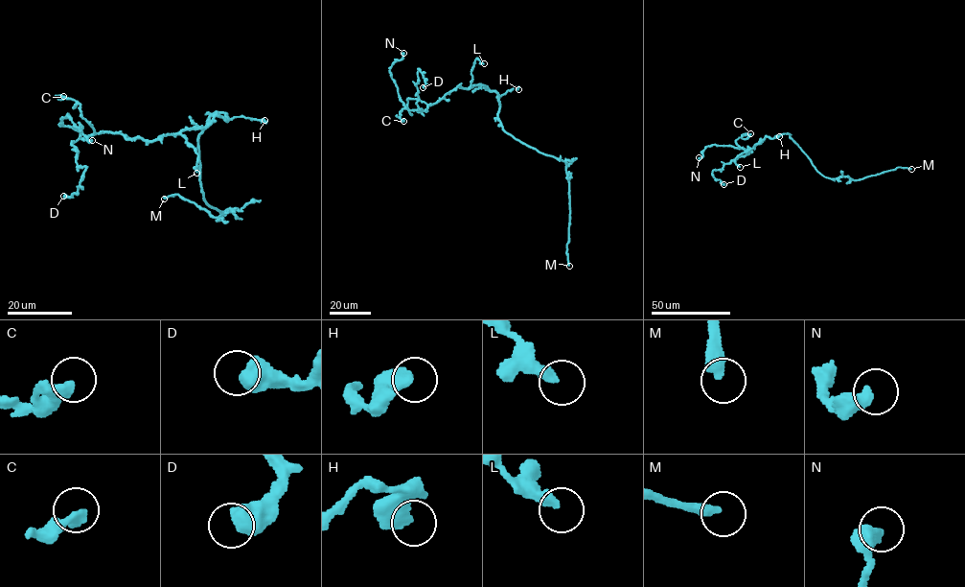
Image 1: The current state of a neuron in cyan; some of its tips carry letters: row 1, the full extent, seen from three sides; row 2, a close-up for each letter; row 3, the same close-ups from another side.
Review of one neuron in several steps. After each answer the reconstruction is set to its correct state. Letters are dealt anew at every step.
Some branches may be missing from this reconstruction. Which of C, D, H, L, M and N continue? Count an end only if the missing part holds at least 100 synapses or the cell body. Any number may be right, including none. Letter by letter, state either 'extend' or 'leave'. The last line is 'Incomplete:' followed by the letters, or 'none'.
C: leave
D: leave
H: leave
L: leave
M: extend
N: leave
Incomplete: M

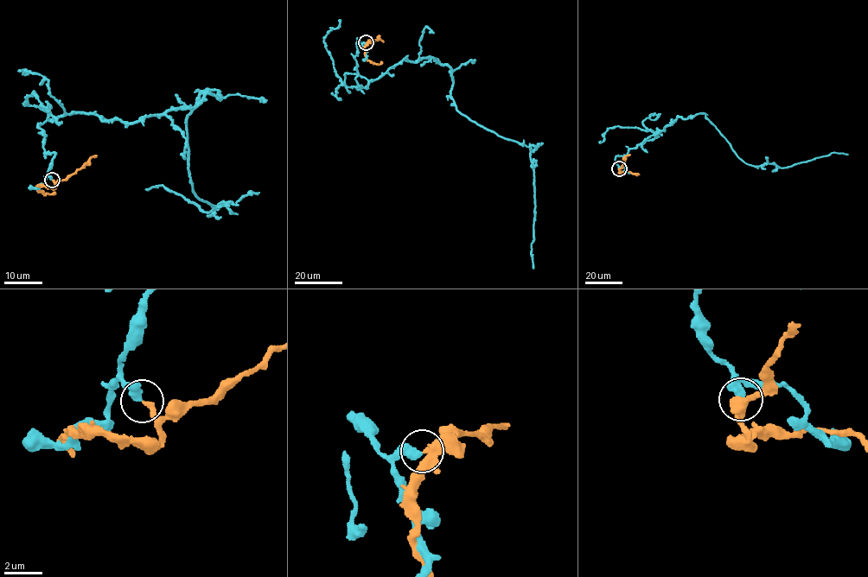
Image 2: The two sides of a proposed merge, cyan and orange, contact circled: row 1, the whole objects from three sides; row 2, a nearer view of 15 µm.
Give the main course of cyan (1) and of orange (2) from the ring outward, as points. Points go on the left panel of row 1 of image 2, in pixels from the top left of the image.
1: (52, 179), (40, 124), (136, 122), (218, 90), (186, 123), (188, 167), (196, 195), (226, 206), (146, 190)
2: (52, 179), (55, 186), (52, 187), (36, 186), (39, 190), (49, 194), (55, 192)

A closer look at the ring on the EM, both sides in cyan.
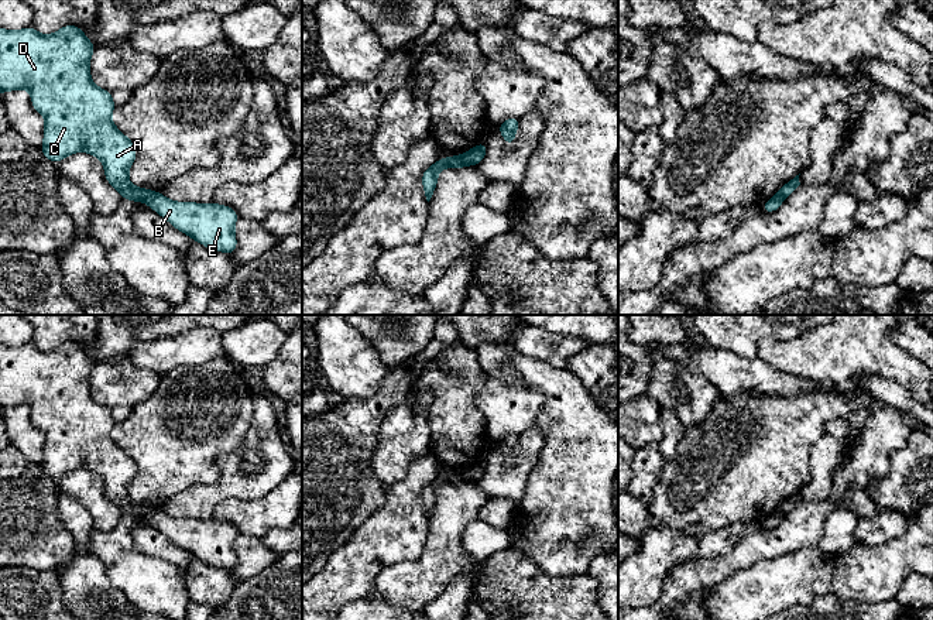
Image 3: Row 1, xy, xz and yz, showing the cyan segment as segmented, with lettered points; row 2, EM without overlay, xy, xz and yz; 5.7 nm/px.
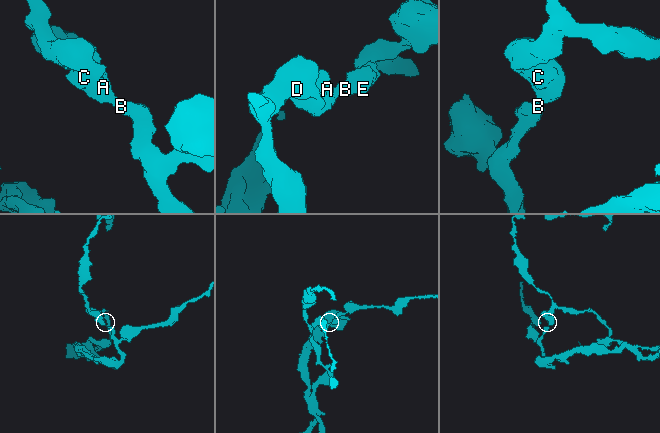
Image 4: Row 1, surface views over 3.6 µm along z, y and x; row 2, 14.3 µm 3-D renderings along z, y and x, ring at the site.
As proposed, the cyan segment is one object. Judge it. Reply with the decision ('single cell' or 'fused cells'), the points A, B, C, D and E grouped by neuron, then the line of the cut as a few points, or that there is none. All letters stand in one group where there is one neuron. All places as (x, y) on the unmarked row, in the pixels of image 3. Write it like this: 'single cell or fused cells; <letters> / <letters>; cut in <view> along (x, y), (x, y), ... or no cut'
fused cells; A C D / B E; cut in xy along (157, 509), (146, 517)

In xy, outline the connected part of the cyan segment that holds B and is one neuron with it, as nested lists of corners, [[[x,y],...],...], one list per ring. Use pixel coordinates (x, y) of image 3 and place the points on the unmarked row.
[[[157,508],[147,521],[175,545],[207,565],[231,572],[237,564],[234,539],[239,530],[219,520],[174,518]]]

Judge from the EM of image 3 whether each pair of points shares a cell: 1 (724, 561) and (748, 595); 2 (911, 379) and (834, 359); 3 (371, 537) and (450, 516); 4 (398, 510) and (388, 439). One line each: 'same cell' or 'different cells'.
1: different cells
2: same cell
3: different cells
4: different cells

